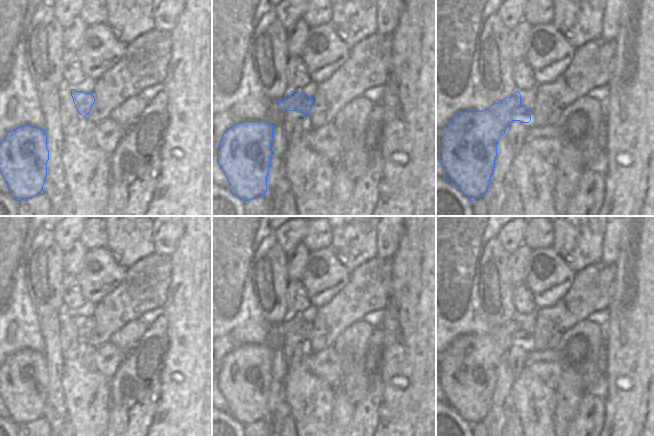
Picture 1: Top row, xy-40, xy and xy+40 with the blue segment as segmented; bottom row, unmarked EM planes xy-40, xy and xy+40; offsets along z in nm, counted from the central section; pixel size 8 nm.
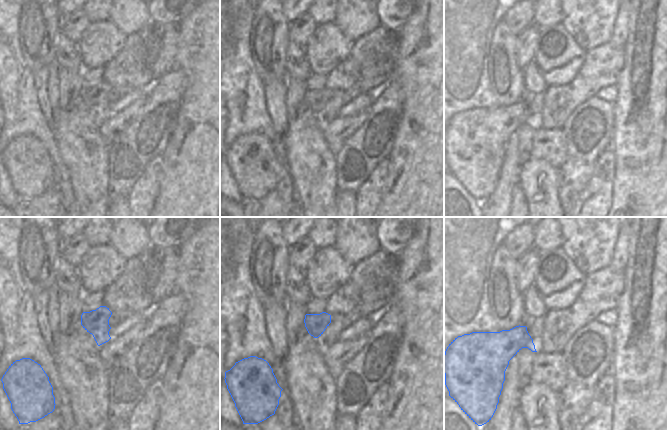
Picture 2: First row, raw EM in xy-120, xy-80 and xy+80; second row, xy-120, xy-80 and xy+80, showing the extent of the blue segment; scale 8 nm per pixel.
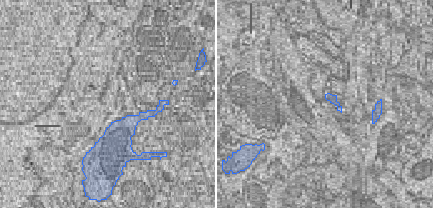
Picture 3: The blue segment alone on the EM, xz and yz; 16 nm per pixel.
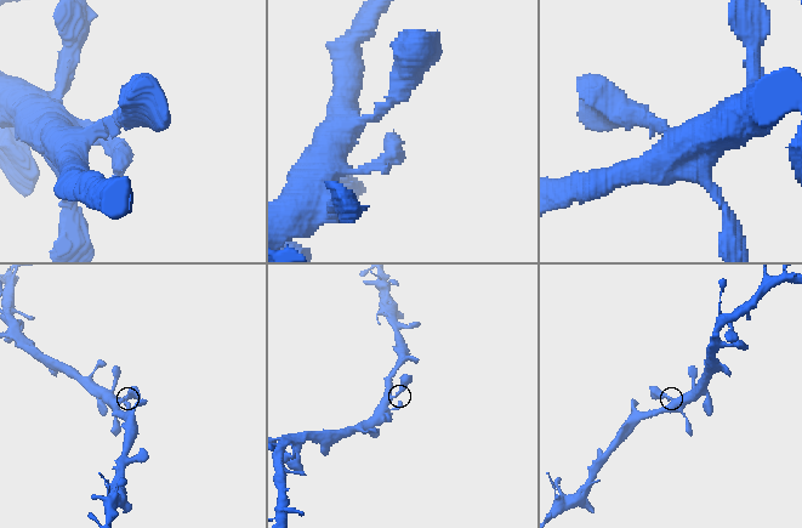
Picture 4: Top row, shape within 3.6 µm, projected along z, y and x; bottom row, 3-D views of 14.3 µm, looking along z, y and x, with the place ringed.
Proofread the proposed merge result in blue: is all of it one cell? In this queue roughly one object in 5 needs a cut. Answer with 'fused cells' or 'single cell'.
single cell

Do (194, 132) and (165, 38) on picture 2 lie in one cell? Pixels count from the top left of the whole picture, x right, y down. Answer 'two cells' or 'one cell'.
two cells

